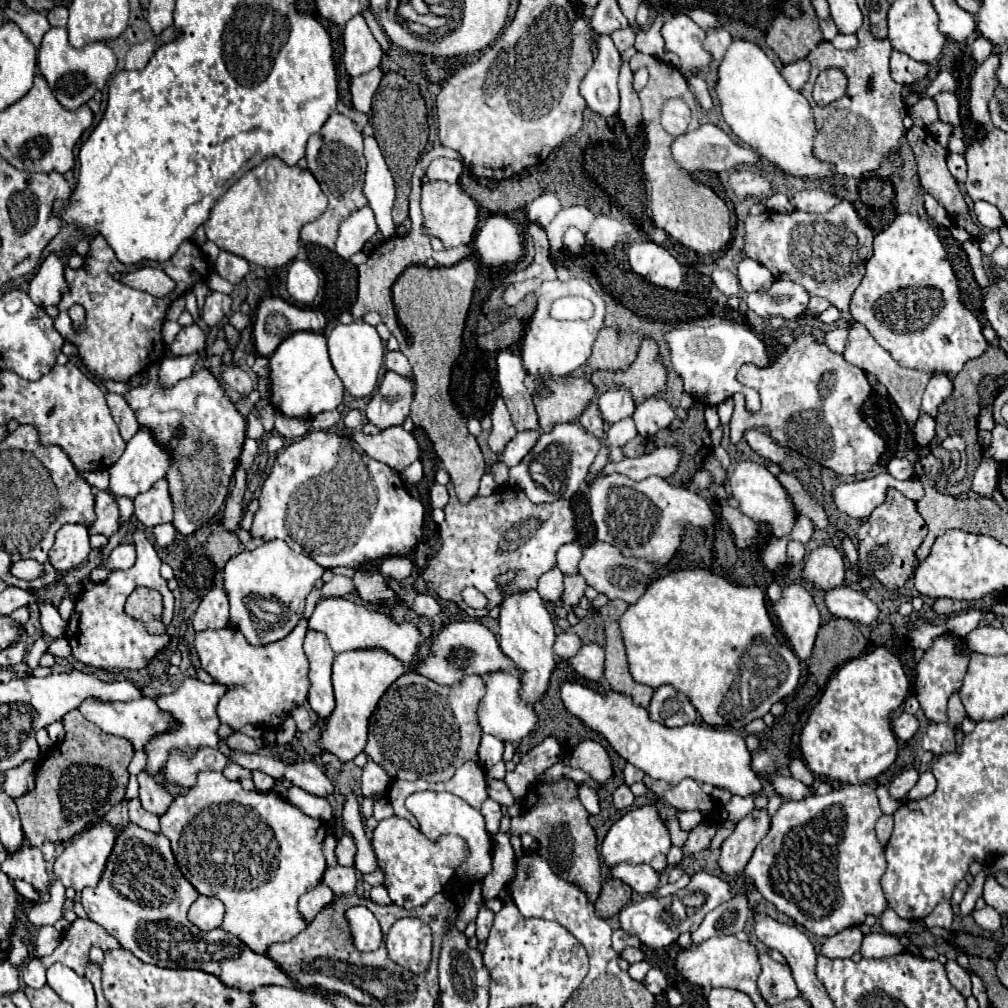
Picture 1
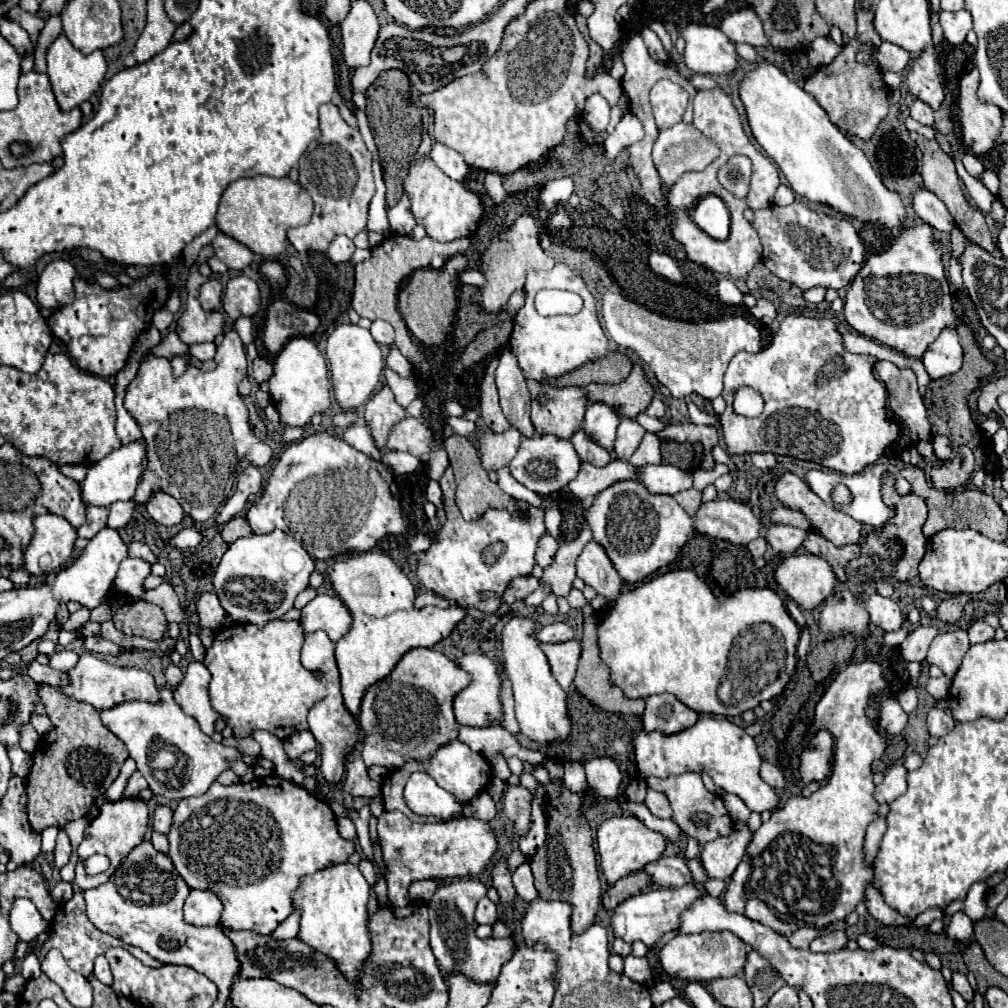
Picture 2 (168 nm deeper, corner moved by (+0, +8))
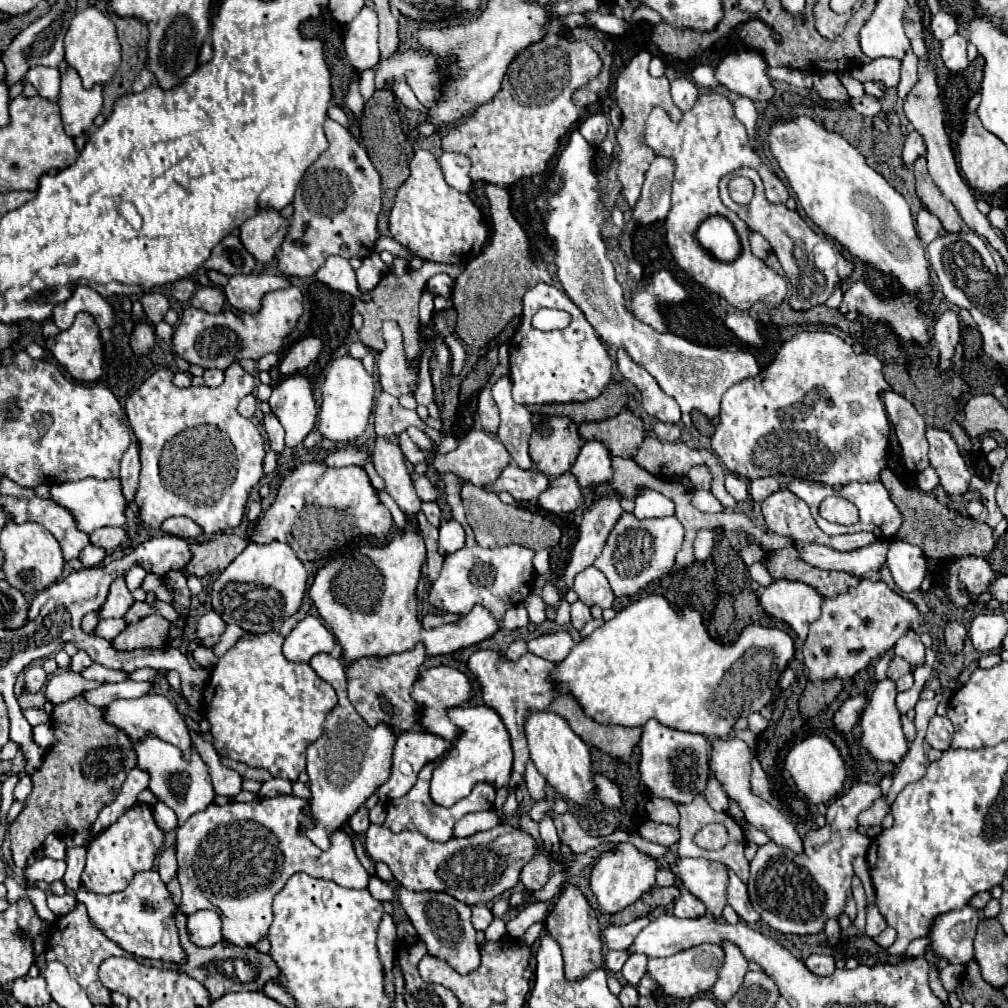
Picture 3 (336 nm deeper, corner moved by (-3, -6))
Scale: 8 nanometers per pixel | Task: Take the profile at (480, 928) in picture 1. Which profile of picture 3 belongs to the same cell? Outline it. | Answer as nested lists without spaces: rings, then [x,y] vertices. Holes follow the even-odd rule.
[[[475,904],[471,910],[473,910],[473,926],[477,930],[485,930],[493,920],[491,910],[487,906],[483,906],[483,904]]]

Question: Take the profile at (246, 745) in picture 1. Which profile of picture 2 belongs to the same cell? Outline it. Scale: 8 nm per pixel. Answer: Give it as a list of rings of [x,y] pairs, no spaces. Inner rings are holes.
[[[230,736],[230,738],[224,738],[222,744],[240,750],[246,756],[260,756],[260,744],[254,738],[242,738],[242,740],[238,740],[238,738]]]

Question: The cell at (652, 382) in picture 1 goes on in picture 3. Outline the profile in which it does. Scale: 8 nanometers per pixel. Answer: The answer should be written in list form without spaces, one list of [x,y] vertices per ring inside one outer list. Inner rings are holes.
[[[623,408],[613,418],[601,422],[581,422],[579,434],[583,440],[603,440],[613,456],[633,458],[645,440],[645,424],[629,408]]]

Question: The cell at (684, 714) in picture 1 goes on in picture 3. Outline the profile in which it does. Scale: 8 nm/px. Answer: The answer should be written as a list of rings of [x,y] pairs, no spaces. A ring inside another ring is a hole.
[[[649,720],[643,726],[641,736],[641,780],[659,798],[669,798],[673,802],[691,802],[697,794],[705,790],[709,778],[709,742],[703,734],[681,732],[661,724],[659,720]]]

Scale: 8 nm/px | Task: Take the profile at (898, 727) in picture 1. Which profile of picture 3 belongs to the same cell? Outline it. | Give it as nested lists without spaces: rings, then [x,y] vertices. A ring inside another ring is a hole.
[[[883,680],[877,684],[875,692],[869,698],[869,704],[865,706],[865,710],[861,714],[861,730],[863,730],[861,744],[863,744],[863,748],[869,750],[869,754],[873,758],[899,764],[903,760],[903,756],[907,754],[909,744],[907,744],[907,738],[901,728],[901,714],[895,706],[895,696],[897,696],[897,690],[895,690],[893,680]]]

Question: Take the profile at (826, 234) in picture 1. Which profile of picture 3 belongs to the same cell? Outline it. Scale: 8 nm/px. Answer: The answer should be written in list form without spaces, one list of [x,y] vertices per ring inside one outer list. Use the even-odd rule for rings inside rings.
[[[739,168],[733,174],[723,176],[721,182],[719,182],[719,194],[721,194],[723,204],[729,210],[733,210],[741,220],[745,220],[751,230],[763,234],[769,240],[769,244],[773,246],[773,252],[779,258],[779,264],[785,270],[785,276],[787,276],[787,280],[791,284],[791,294],[789,294],[789,300],[787,300],[791,304],[791,308],[795,308],[795,310],[809,310],[811,306],[823,304],[833,294],[833,290],[851,276],[853,262],[843,256],[843,252],[837,248],[835,240],[829,240],[829,238],[813,232],[809,228],[809,224],[795,210],[789,210],[785,204],[773,206],[773,204],[769,204],[765,200],[763,182],[761,182],[759,174],[753,168]],[[733,176],[747,176],[747,178],[753,180],[755,196],[749,202],[749,208],[739,206],[739,204],[735,204],[729,198],[727,184],[729,184],[729,180]],[[809,262],[813,262],[811,268],[809,268]]]

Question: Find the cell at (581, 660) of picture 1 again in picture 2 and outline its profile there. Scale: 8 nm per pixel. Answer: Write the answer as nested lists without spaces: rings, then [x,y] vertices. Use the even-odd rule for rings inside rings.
[[[568,640],[560,644],[540,644],[540,648],[548,658],[548,664],[556,682],[560,682],[560,686],[566,692],[570,692],[572,680],[576,676],[576,666],[580,660],[580,642]]]

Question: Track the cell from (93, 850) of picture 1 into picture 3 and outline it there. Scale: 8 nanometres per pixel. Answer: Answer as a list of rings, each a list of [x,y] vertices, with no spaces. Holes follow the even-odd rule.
[[[135,804],[115,824],[95,836],[87,848],[87,864],[81,874],[81,886],[95,894],[113,894],[127,888],[131,876],[139,870],[151,870],[157,850],[163,846],[163,830],[155,826],[151,806]]]

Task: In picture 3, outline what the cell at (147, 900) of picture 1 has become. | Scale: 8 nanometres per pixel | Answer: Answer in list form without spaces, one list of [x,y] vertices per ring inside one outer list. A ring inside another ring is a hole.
[[[157,870],[137,872],[123,892],[115,892],[109,896],[99,896],[79,888],[77,902],[85,904],[93,926],[101,930],[111,942],[121,946],[125,952],[137,958],[161,960],[167,964],[187,964],[187,952],[181,948],[179,930],[175,924],[179,908],[173,902],[173,894],[167,890]]]

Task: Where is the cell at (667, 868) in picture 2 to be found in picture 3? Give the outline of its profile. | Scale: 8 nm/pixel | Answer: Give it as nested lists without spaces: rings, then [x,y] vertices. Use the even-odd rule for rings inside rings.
[[[677,882],[677,888],[681,890],[681,896],[675,898],[673,902],[673,912],[679,918],[691,918],[691,916],[701,916],[705,912],[705,904],[693,896],[681,882]]]

